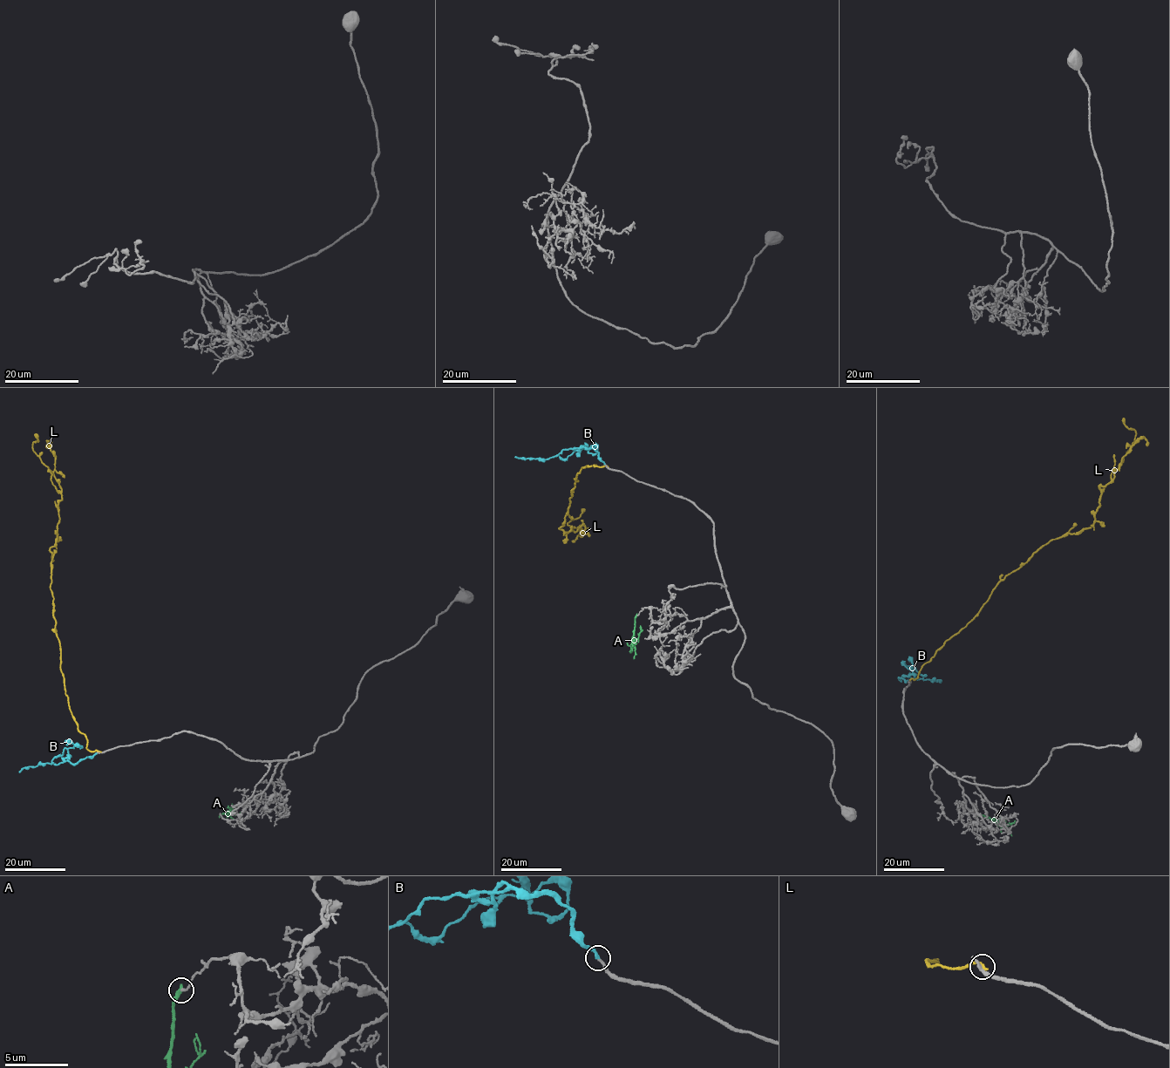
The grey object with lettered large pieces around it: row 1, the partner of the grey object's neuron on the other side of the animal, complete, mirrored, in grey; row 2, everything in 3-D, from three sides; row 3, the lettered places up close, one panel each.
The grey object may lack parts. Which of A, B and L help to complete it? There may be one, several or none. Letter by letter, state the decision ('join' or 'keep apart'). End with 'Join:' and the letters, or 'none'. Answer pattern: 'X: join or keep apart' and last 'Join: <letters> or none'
A: keep apart
B: join
L: keep apart
Join: B

